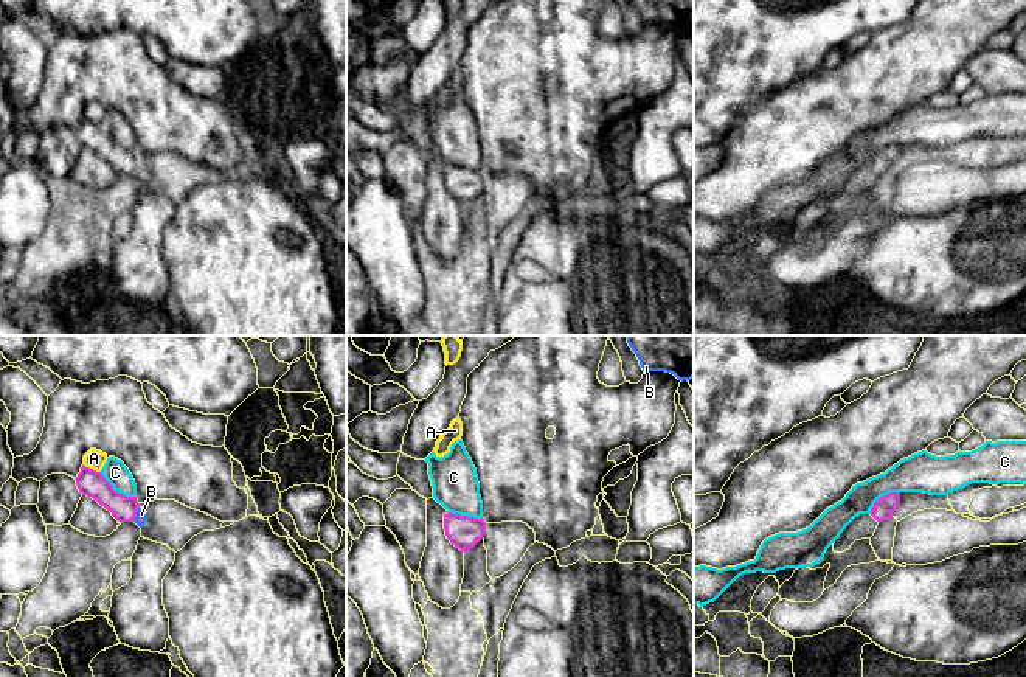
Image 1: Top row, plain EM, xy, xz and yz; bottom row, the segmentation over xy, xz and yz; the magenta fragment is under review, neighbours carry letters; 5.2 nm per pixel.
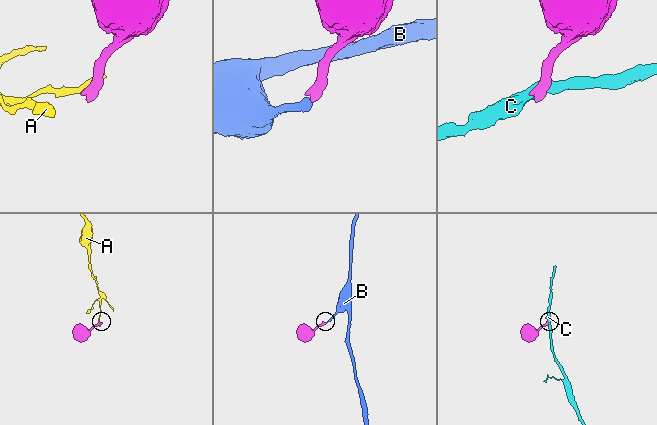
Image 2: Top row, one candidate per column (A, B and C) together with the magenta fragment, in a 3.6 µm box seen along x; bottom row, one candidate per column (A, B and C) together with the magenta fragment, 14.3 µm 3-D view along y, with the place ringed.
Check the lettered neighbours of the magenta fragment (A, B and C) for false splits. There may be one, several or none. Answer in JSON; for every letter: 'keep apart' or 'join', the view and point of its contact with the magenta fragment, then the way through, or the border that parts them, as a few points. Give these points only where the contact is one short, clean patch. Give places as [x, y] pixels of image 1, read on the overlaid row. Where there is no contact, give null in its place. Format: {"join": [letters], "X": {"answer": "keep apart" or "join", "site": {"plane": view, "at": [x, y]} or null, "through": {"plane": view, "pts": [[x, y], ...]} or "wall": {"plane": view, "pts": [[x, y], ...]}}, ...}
{"join": ["B"], "A": {"answer": "keep apart", "site": {"plane": "xy", "at": [92, 469]}, "wall": {"plane": "xy", "pts": [[83, 465], [100, 472]]}}, "B": {"answer": "join", "site": {"plane": "xy", "at": [135, 514]}, "through": {"plane": "xy", "pts": [[123, 508], [135, 514], [142, 514]]}}, "C": {"answer": "keep apart", "site": {"plane": "xy", "at": [115, 491]}}}

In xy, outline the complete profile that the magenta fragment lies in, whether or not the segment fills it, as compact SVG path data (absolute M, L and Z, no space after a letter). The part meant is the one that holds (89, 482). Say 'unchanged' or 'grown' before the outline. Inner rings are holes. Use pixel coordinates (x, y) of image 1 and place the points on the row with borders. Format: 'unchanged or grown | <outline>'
grown | M82 464L75 480L82 495L96 500L110 511L118 522L135 522L140 528L144 526L147 512L140 506L137 497L126 497L116 492L101 472Z

